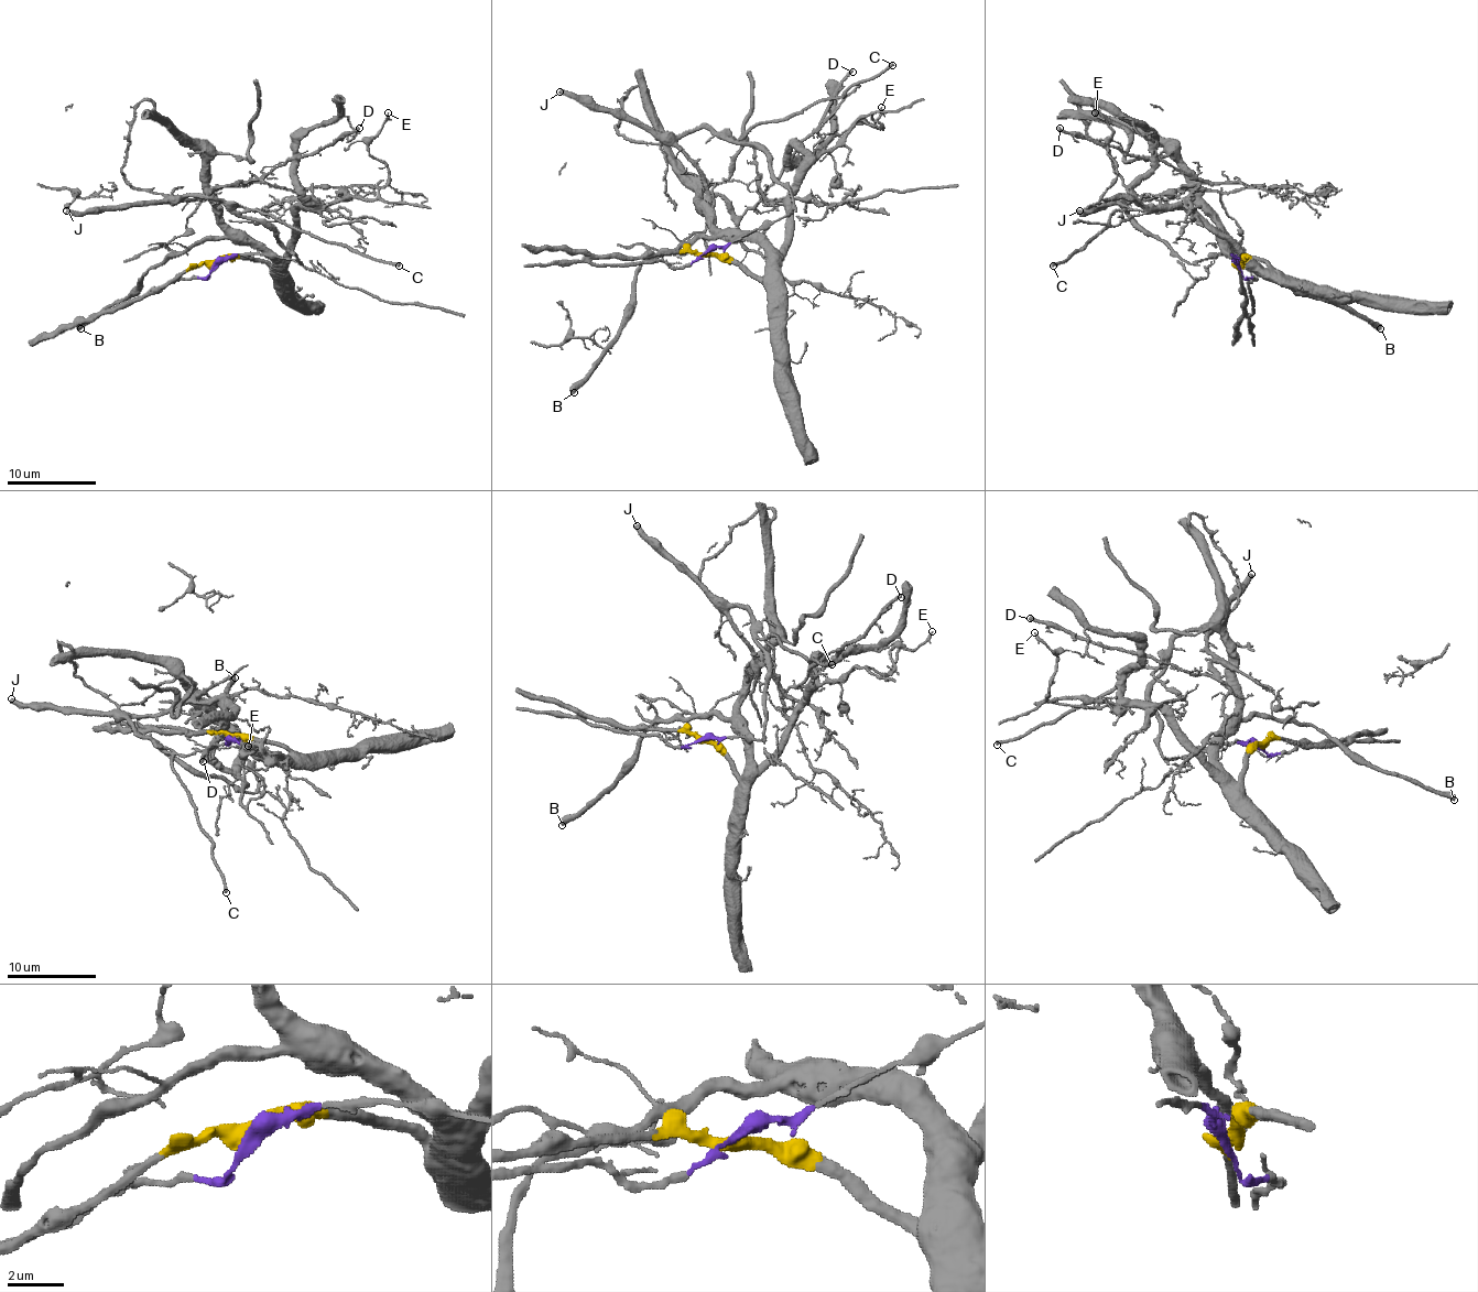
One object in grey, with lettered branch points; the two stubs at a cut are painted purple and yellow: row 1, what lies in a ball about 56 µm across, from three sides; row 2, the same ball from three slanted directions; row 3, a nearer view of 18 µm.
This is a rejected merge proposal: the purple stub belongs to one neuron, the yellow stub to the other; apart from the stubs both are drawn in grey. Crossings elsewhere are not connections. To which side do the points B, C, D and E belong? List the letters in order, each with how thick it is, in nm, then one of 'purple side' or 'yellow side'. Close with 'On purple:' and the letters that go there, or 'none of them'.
B: 500 nm thick; yellow side
C: 240 nm thick; purple side
D: 240 nm thick; purple side
E: 200 nm thick; yellow side
On purple: C, D

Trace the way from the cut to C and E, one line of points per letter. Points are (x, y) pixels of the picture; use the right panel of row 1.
C: (1240, 264), (1218, 253), (1195, 264), (1182, 260), (1147, 235), (1126, 210), (1112, 213), (1101, 230), (1052, 267)
E: (1240, 264), (1267, 264), (1253, 267), (1182, 208), (1104, 199), (1117, 169), (1112, 130), (1095, 112)

